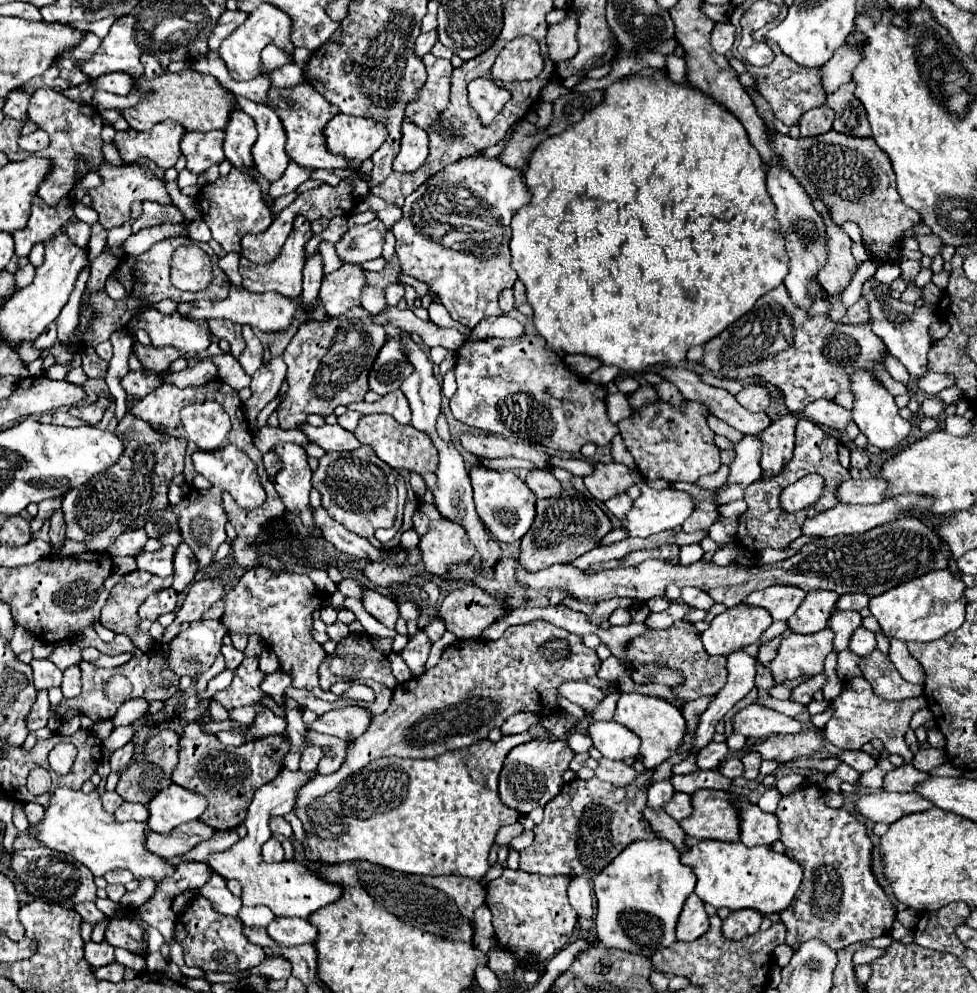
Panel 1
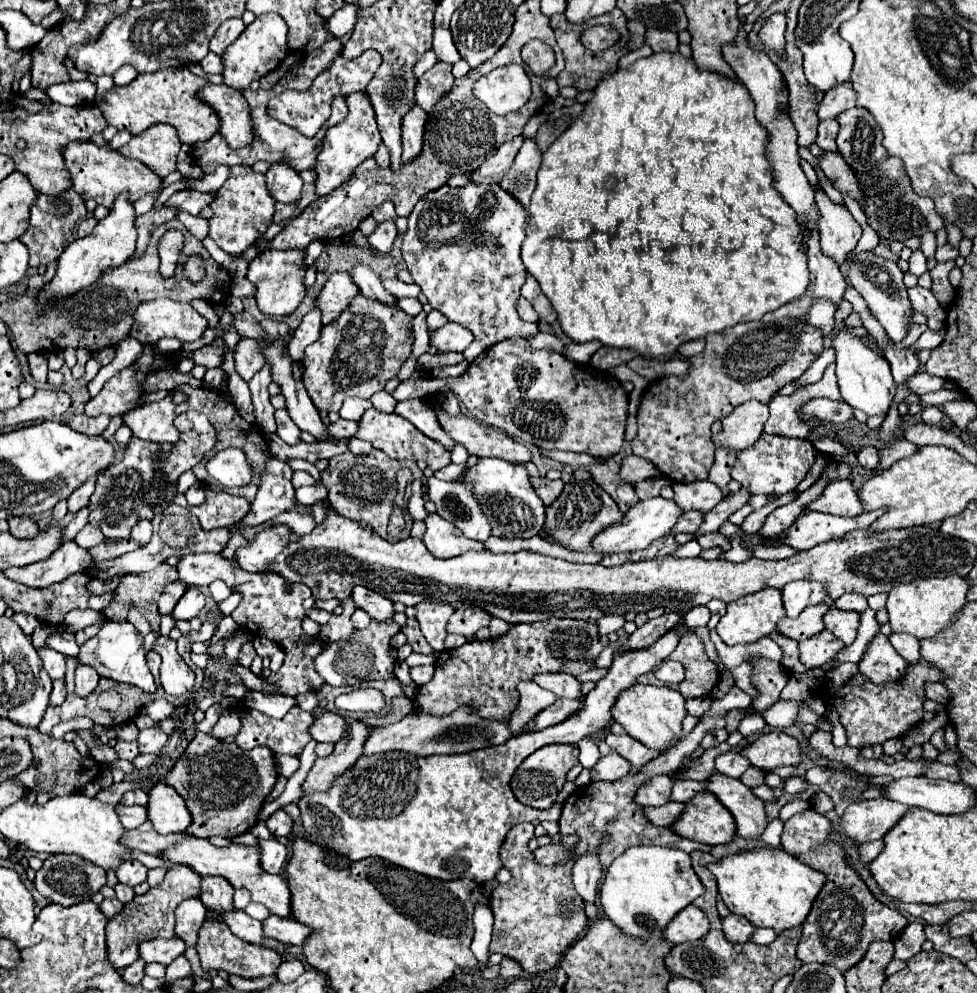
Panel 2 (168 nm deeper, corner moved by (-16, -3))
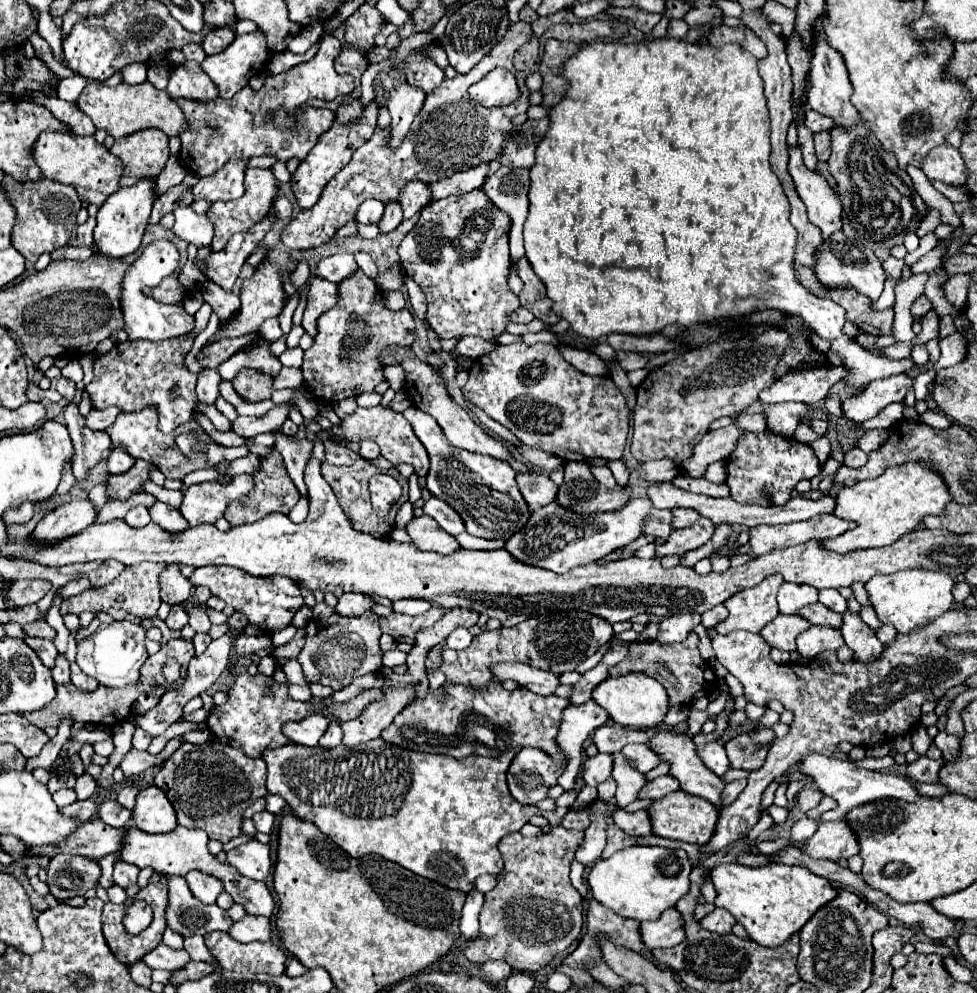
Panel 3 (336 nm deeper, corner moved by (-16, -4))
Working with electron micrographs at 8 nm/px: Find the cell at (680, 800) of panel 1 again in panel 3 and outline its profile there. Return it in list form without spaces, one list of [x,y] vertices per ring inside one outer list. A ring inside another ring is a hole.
[[[618,809],[614,813],[614,825],[620,827],[626,835],[632,835],[632,837],[648,837],[648,835],[652,835],[650,817],[648,817],[646,811],[626,813],[624,809]]]

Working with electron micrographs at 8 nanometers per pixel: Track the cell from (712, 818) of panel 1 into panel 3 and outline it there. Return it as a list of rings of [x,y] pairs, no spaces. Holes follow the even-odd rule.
[[[674,791],[662,799],[656,799],[650,807],[648,813],[652,813],[652,833],[664,839],[676,839],[684,843],[694,843],[694,845],[706,845],[714,833],[716,819],[718,819],[718,807],[712,805],[710,801],[704,801],[702,797],[688,795],[684,791]]]

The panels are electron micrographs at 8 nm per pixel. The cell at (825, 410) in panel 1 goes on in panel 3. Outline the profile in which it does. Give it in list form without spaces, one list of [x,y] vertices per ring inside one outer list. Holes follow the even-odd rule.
[[[776,403],[776,405],[762,405],[762,413],[766,417],[768,431],[780,437],[792,437],[796,425],[802,417],[806,417],[808,405],[804,403]]]

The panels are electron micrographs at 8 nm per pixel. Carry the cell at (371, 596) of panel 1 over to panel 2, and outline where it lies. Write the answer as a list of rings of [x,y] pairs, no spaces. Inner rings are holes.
[[[356,586],[352,590],[352,598],[356,602],[358,608],[366,610],[372,620],[392,620],[394,618],[394,602],[388,600],[386,596],[380,596],[378,592],[372,592],[370,588],[364,588],[364,586]]]

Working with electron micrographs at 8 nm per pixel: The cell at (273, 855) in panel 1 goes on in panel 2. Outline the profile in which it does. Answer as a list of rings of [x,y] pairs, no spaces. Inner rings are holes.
[[[258,840],[258,844],[262,848],[262,858],[260,858],[262,868],[270,874],[282,872],[288,858],[288,848],[278,840]]]

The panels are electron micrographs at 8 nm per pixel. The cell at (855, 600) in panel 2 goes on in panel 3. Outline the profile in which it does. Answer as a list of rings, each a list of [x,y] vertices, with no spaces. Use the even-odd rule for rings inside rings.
[[[822,589],[818,601],[830,609],[834,609],[836,613],[844,613],[846,609],[846,599],[836,591],[836,589]]]

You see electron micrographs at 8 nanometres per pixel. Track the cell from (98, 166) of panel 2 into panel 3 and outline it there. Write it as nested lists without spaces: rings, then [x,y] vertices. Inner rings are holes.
[[[52,131],[40,133],[32,157],[46,179],[56,181],[58,177],[64,183],[76,185],[80,201],[102,205],[114,191],[118,191],[118,179],[122,177],[122,161],[114,157],[104,145],[98,145],[94,137],[80,137],[74,133],[52,133]]]

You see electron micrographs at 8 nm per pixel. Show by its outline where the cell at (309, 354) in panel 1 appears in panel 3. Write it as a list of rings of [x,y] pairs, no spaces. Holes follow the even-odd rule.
[[[358,269],[352,277],[338,283],[338,301],[332,309],[318,317],[318,335],[314,345],[304,351],[304,383],[318,399],[334,403],[372,391],[384,381],[380,365],[380,349],[386,345],[410,347],[414,341],[414,317],[408,309],[388,311],[382,305],[378,285]]]

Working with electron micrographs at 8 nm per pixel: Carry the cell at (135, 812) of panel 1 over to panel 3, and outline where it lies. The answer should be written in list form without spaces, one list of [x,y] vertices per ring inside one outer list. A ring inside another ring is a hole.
[[[104,801],[100,807],[98,807],[98,817],[106,823],[106,825],[112,825],[112,827],[124,827],[130,823],[132,819],[132,811],[124,809],[120,803],[116,801]]]

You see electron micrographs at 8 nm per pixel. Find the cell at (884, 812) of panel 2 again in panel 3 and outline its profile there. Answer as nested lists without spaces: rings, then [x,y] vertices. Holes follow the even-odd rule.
[[[838,819],[830,823],[822,821],[816,833],[804,841],[800,851],[810,859],[828,859],[836,863],[840,859],[858,855],[860,845],[854,833],[848,829],[848,825],[842,819]]]

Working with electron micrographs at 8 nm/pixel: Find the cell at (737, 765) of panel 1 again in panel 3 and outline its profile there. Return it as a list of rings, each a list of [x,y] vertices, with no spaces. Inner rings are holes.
[[[718,741],[698,745],[696,753],[700,753],[700,761],[704,761],[704,765],[708,765],[708,769],[712,769],[712,773],[716,773],[716,775],[724,775],[730,769],[726,751],[724,751],[722,743],[718,743]]]

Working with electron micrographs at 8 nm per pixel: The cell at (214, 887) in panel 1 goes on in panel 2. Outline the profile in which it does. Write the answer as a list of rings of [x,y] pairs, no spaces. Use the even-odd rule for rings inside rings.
[[[204,876],[200,898],[204,900],[206,908],[216,912],[232,912],[232,884],[220,876]]]

